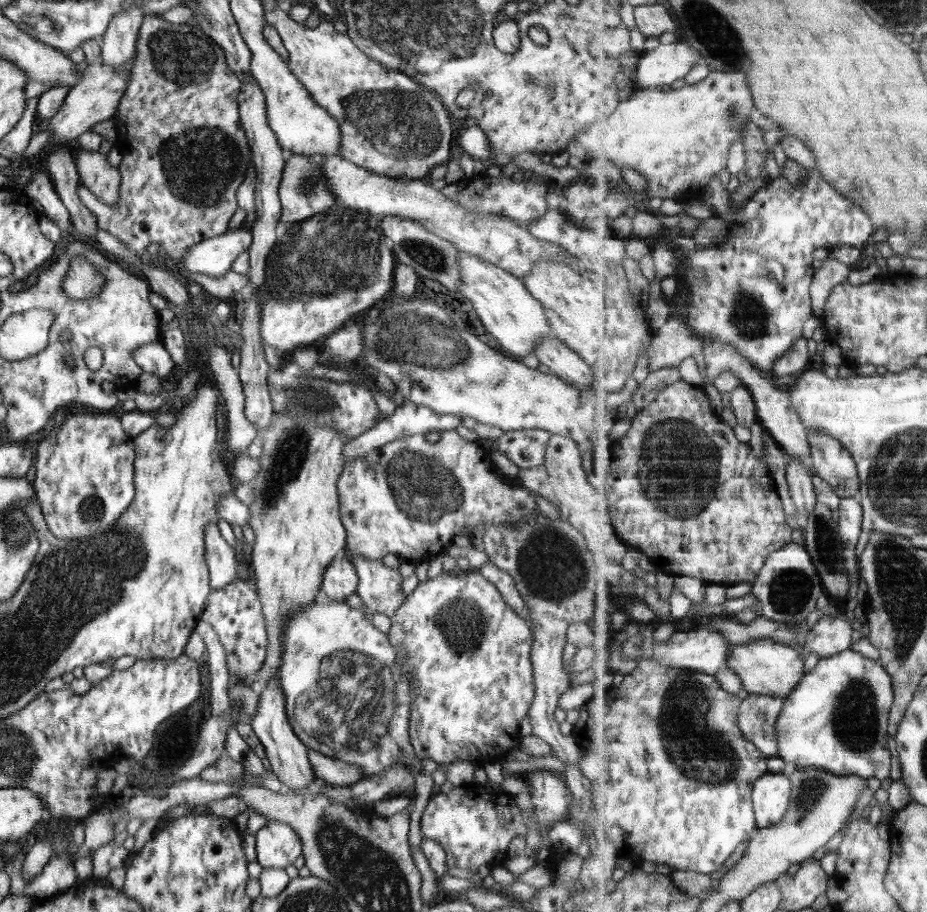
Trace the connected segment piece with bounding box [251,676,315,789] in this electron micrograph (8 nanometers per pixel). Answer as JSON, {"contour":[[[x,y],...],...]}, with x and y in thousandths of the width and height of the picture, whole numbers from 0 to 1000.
{"contour":[[[291,742],[291,747],[280,763],[276,785],[271,787],[271,798],[285,818],[289,834],[291,834],[291,846],[294,851],[299,851],[309,864],[339,864],[340,850],[333,833],[332,820],[324,814],[317,804],[309,784],[307,773],[309,768],[301,742]]]}

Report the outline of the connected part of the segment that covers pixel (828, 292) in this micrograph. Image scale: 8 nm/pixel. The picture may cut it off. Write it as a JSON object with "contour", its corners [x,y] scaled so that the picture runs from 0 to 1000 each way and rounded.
{"contour":[[[893,283],[890,289],[881,296],[881,303],[876,309],[877,331],[882,345],[889,346],[891,336],[900,318],[915,308],[917,300],[921,298],[921,291],[913,289],[904,283]]]}

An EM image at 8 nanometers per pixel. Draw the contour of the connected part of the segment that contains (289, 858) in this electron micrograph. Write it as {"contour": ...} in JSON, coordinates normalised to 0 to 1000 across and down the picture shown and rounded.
{"contour":[[[291,900],[275,918],[276,943],[284,952],[307,953],[327,936],[324,917],[311,904]]]}

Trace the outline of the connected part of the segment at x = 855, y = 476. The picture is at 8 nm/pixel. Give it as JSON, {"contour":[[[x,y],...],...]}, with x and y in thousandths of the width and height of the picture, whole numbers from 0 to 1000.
{"contour":[[[885,470],[874,471],[874,485],[876,485],[876,496],[878,496],[878,511],[882,522],[889,522],[898,533],[902,534],[902,539],[910,546],[923,546],[930,542],[929,522],[927,508],[918,492],[908,482],[891,473]]]}

